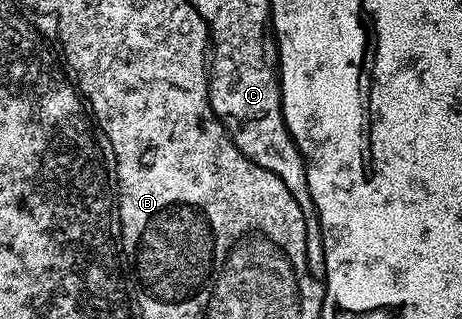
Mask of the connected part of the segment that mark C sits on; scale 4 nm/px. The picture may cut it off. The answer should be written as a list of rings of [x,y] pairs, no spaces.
[[[236,62],[236,66],[232,66],[232,74],[208,74],[208,102],[212,106],[212,113],[223,120],[228,137],[240,149],[242,156],[249,158],[254,165],[266,168],[266,172],[274,172],[274,176],[278,176],[278,180],[290,188],[294,200],[298,200],[306,220],[304,258],[308,262],[309,274],[319,275],[324,264],[324,237],[320,231],[320,219],[316,217],[316,205],[310,196],[308,167],[284,122],[280,68],[244,66],[244,62]]]

